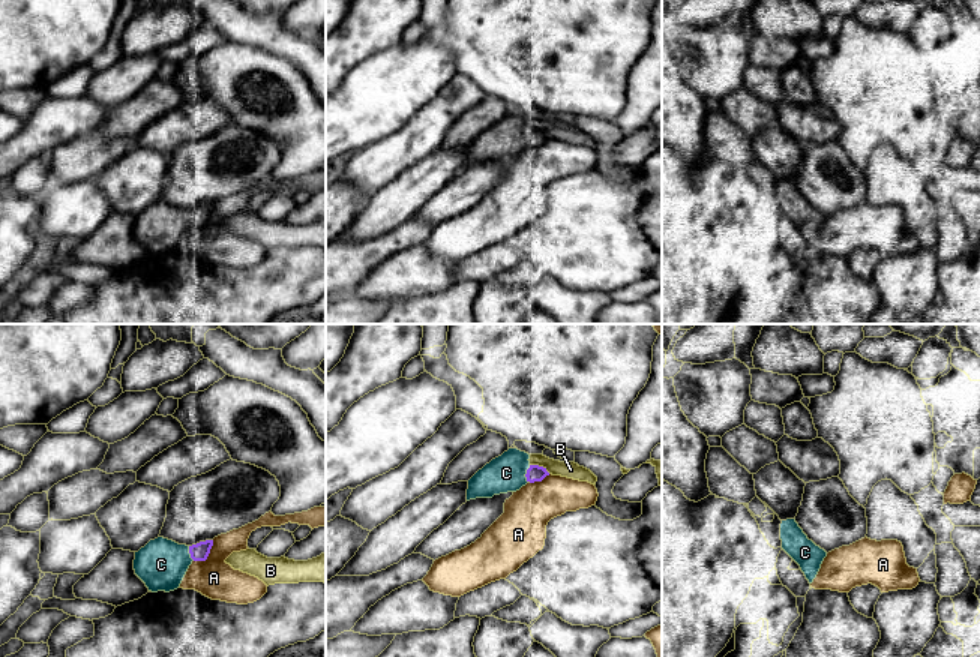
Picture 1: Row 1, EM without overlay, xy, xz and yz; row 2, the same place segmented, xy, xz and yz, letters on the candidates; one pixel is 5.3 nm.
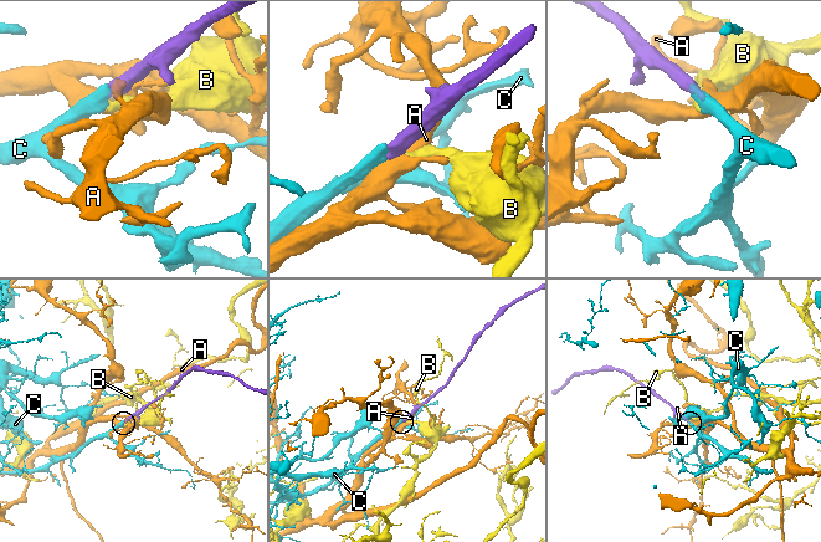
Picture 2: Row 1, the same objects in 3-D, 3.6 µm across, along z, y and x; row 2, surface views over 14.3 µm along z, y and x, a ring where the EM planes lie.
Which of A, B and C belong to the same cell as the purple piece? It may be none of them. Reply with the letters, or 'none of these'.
C

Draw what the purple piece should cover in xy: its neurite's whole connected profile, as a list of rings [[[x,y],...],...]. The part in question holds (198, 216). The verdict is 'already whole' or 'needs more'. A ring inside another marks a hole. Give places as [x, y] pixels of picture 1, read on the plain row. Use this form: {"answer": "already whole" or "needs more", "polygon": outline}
{"answer": "needs more", "polygon": [[[158,201],[135,216],[135,238],[152,256],[174,255],[194,225],[207,224],[212,210],[213,204],[186,210]]]}

